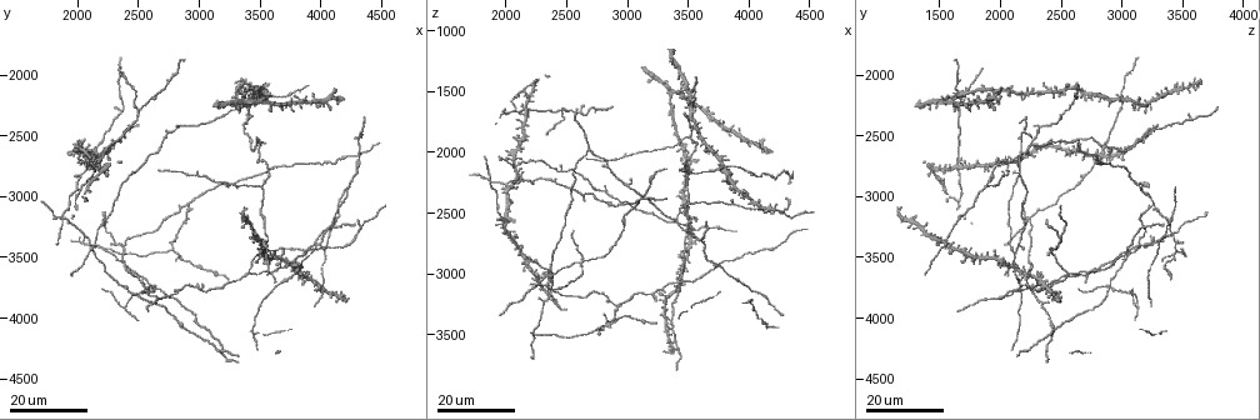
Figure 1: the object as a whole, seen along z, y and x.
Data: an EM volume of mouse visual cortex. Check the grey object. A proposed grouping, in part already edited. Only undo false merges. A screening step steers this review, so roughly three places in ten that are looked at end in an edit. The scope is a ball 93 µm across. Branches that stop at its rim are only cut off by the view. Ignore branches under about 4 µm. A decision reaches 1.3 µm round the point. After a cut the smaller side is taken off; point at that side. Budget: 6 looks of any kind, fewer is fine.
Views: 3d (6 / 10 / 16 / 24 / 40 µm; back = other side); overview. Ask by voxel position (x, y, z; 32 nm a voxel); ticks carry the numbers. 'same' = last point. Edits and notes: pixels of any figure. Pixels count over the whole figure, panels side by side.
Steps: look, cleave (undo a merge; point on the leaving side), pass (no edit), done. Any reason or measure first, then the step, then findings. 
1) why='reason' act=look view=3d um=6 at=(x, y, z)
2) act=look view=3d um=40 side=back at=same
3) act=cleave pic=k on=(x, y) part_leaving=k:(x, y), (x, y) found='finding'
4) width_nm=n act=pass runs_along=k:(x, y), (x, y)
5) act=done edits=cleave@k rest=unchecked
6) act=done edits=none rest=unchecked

why='three-way junction' act=look view=3d um=16 at=(2700, 3820, 1980)

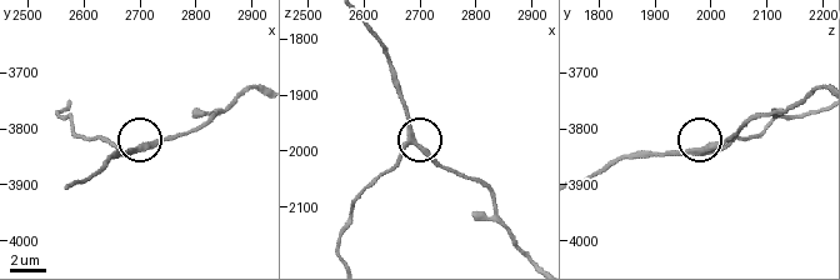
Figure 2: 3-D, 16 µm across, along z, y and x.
act=look view=3d um=6 at=(2685, 3840, 1975)

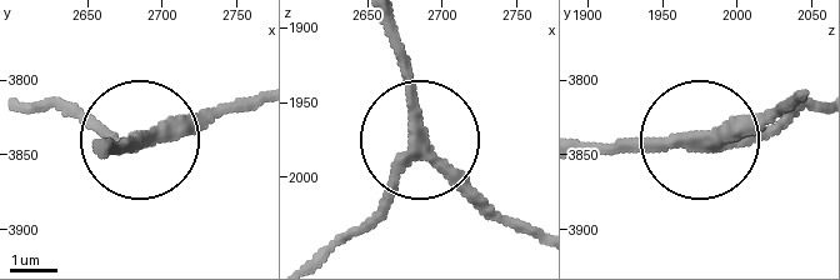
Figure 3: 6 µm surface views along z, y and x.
arms=3 act=pass found='one neuron here'

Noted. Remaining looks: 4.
act=look view=3d um=16 at=(2100, 3460, 2120)

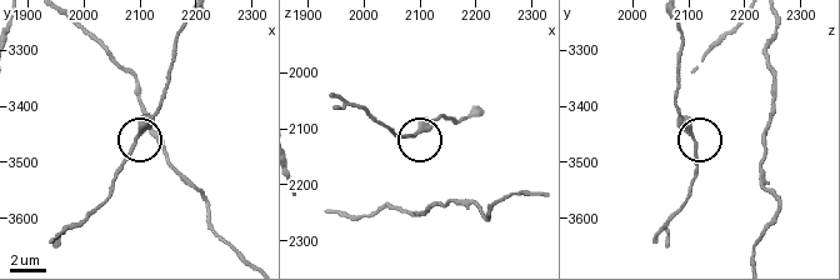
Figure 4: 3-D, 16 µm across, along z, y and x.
act=look view=3d um=10 at=(2095, 3460, 2110)

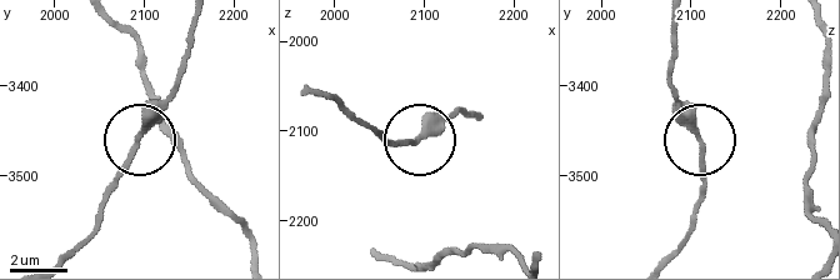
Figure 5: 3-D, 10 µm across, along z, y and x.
act=pass found='one neuron here'

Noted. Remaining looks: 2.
why='three-way junction' act=look view=3d um=16 at=(2900, 3080, 3260)

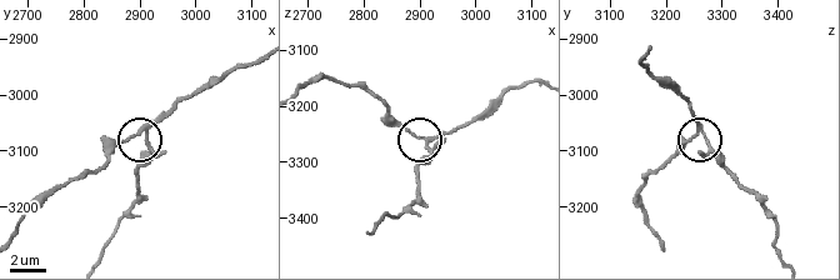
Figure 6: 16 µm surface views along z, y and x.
act=look view=3d um=6 at=(2910, 3075, 3265)

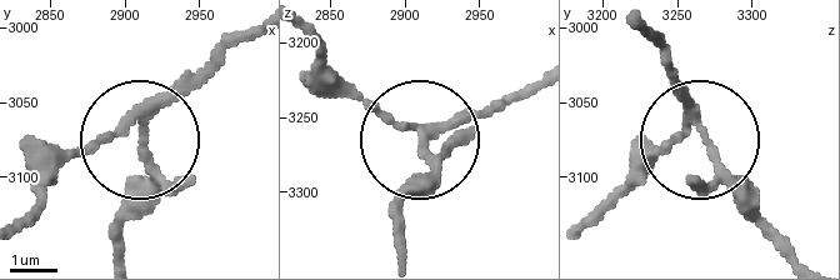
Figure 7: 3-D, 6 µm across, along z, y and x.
arms=3 act=cleave pic=7 on=(175, 176) part_leaving=7:(136, 124), (149, 180), (125, 251) found='a second neuron is stuck on'

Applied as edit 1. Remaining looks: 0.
act=done edits=cleave@7 rest=unchecked

